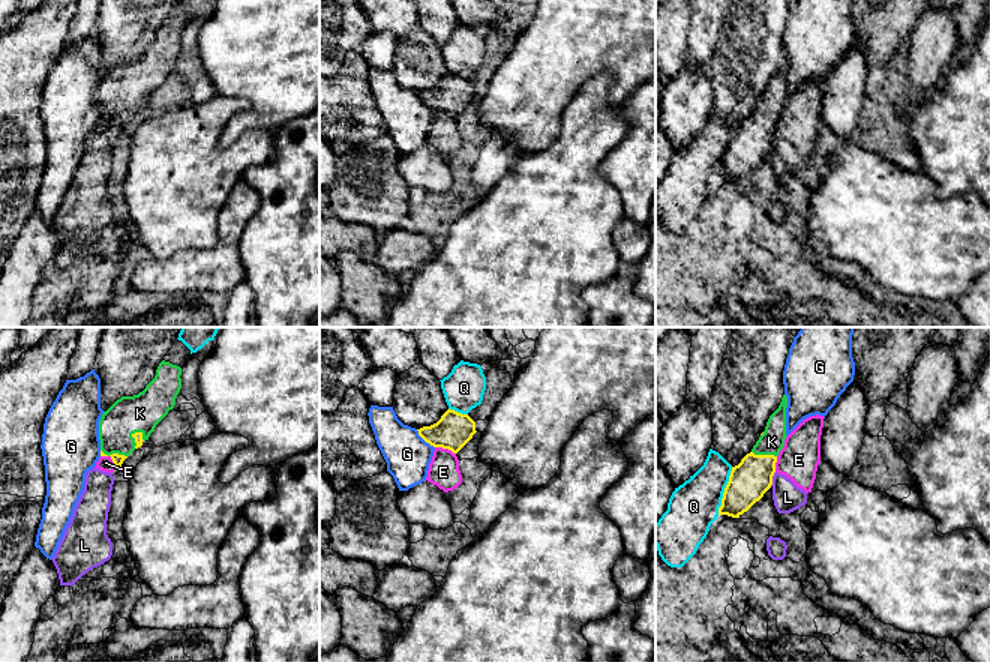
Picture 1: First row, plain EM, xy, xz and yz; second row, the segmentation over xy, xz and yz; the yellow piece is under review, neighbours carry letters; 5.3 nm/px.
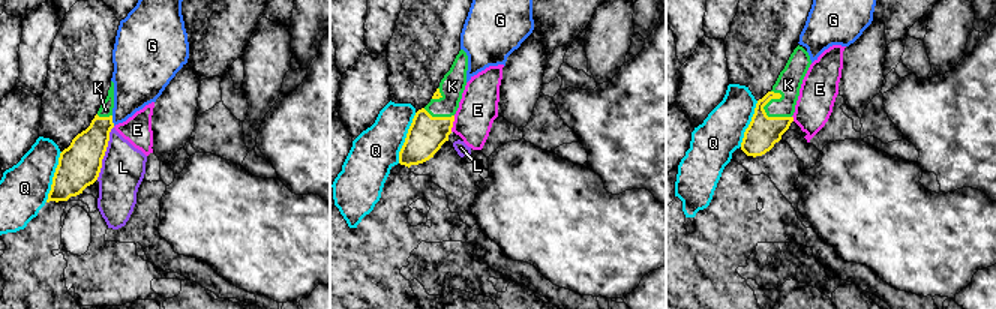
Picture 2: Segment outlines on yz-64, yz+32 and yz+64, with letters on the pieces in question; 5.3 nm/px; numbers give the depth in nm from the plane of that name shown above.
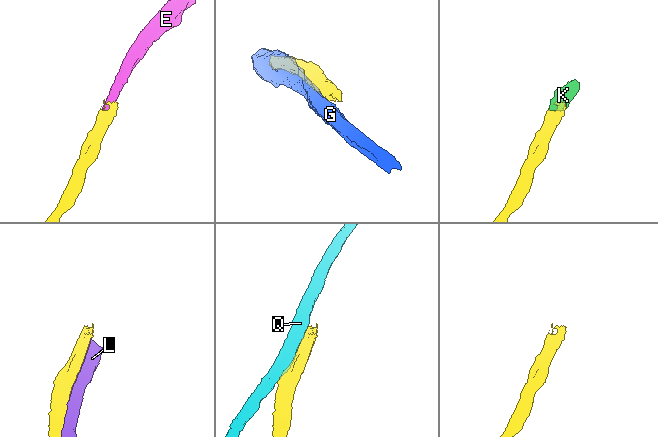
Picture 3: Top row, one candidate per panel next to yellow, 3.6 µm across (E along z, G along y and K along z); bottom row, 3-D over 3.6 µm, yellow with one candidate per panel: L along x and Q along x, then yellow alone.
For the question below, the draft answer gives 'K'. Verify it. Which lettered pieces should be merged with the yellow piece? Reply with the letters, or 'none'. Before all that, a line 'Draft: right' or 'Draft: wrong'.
Draft: right
K

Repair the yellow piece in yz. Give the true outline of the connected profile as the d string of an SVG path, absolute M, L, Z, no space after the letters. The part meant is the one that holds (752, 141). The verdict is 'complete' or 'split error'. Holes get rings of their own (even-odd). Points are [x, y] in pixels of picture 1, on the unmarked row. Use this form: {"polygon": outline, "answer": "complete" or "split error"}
{"polygon": "M783 59L778 72L770 80L764 98L752 116L732 131L718 179L740 182L771 152L777 120L788 101L786 71L788 60Z", "answer": "split error"}

